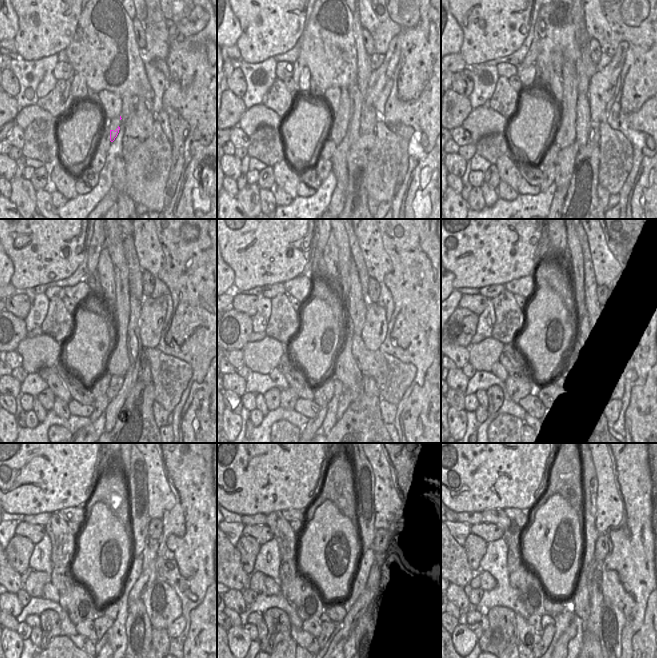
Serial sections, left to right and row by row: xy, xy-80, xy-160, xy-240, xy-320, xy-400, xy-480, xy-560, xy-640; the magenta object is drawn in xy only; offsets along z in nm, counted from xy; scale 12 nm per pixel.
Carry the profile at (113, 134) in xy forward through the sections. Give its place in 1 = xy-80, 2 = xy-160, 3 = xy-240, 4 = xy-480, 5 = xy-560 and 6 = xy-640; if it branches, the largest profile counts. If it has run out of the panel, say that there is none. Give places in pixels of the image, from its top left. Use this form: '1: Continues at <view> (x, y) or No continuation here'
1: Continues at xy-80 (344, 109)
2: Continues at xy-160 (566, 136)
3: Continues at xy-240 (118, 363)
4: Continues at xy-480 (138, 627)
5: Continues at xy-560 (366, 646)
6: Continues at xy-640 (590, 646).

